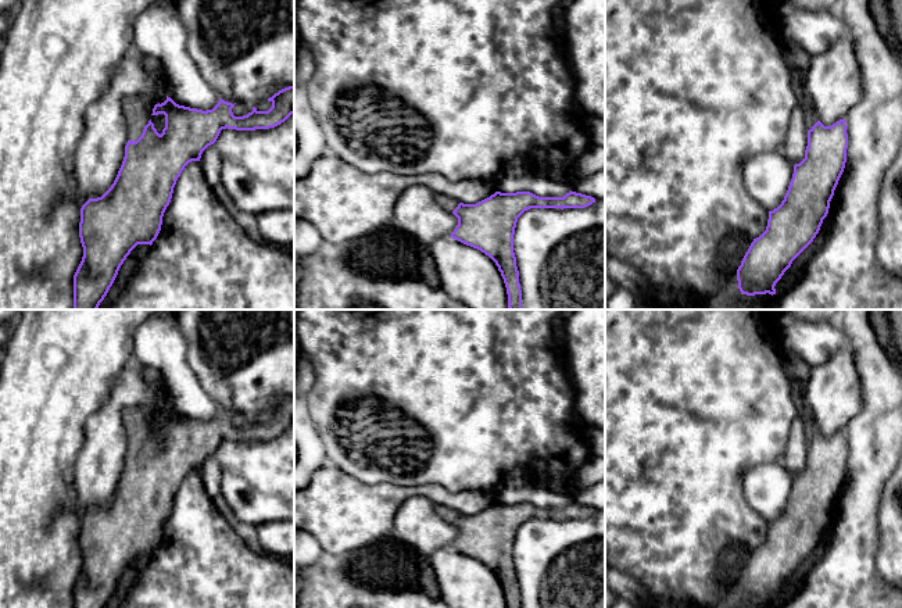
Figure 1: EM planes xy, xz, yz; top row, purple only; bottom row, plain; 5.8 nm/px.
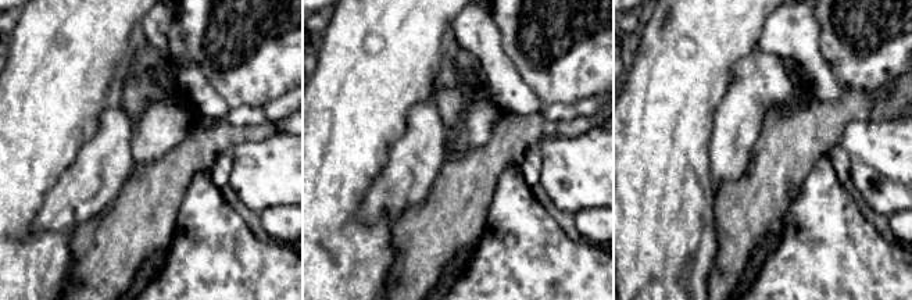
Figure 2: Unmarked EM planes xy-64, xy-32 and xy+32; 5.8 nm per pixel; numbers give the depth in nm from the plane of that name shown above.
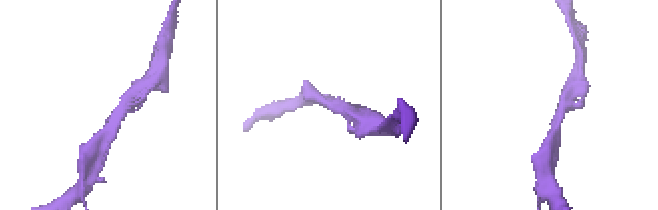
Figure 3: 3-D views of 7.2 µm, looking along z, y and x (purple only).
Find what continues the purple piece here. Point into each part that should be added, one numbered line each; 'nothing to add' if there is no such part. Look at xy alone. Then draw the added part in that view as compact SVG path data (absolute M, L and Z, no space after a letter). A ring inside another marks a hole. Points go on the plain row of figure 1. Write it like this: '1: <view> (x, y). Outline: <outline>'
1: xy (139, 419). Outline: M135 407L126 409L124 416L129 434L128 451L136 453L148 434L155 415L146 407Z

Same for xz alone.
1: xz (450, 515). Outline: M436 505L436 511L448 523L452 523L458 518L458 515L459 515L459 512L457 512L454 509L450 509L450 508L444 507L444 505Z

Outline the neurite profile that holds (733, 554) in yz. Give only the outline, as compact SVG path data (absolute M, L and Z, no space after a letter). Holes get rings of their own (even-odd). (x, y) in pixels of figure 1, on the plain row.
M731 546L730 548L726 550L722 564L724 568L730 568L735 565L741 558L741 548L738 546Z

